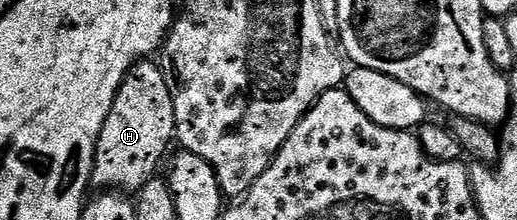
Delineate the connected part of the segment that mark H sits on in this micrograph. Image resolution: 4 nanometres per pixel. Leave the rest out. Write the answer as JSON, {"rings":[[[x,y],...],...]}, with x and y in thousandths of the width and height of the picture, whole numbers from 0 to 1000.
{"rings":[[[277,273],[251,318],[250,332],[242,345],[242,364],[234,382],[234,400],[226,418],[226,436],[222,441],[222,468],[219,473],[219,491],[211,509],[211,527],[203,545],[203,564],[195,582],[195,618],[191,623],[191,650],[188,655],[188,673],[184,677],[184,759],[180,764],[180,782],[176,786],[176,845],[191,873],[265,873],[273,859],[280,832],[284,832],[292,805],[302,795],[304,755],[309,745],[319,691],[329,673],[331,645],[335,664],[335,632],[338,627],[338,436],[335,423],[333,377],[327,368],[325,341],[306,318],[304,305],[298,300],[298,277],[292,273]]]}

